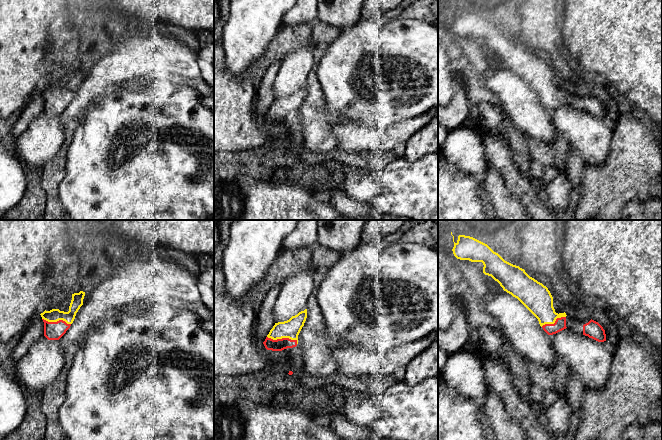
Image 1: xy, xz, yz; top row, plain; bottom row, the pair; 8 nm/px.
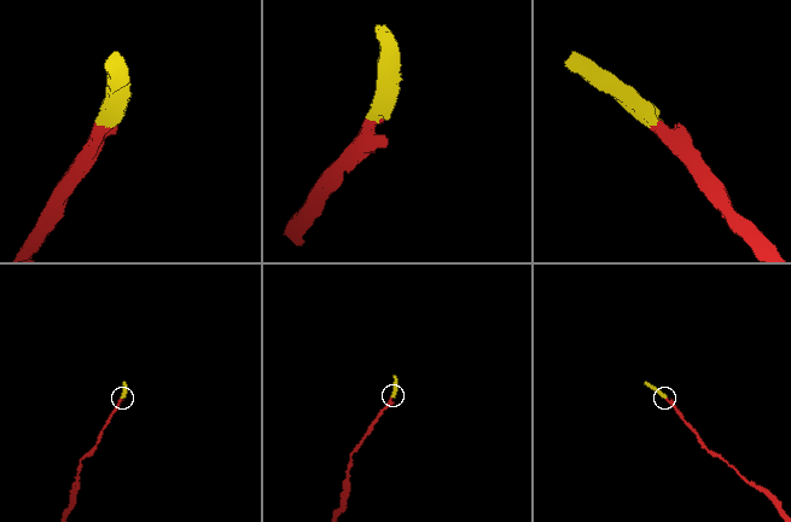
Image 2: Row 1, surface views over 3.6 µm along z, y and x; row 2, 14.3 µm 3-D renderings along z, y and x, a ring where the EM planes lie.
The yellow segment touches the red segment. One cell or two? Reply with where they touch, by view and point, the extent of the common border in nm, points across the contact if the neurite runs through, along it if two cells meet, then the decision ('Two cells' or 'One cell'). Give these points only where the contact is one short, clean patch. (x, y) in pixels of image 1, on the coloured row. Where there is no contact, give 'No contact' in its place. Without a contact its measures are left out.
Touches yellow at xz (283, 337). Shared border 260 nm. Path across: xz (291, 328), (283, 337), (280, 344). One cell

